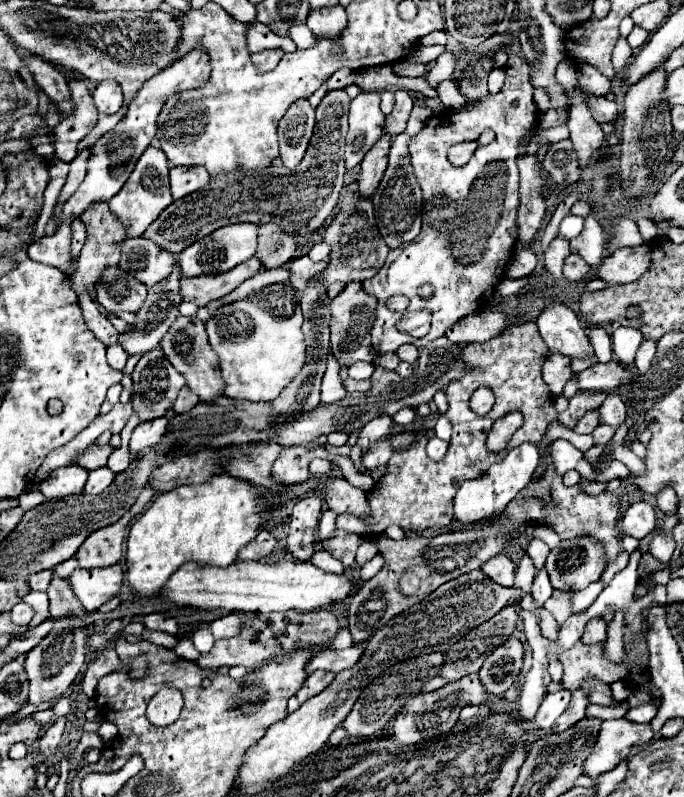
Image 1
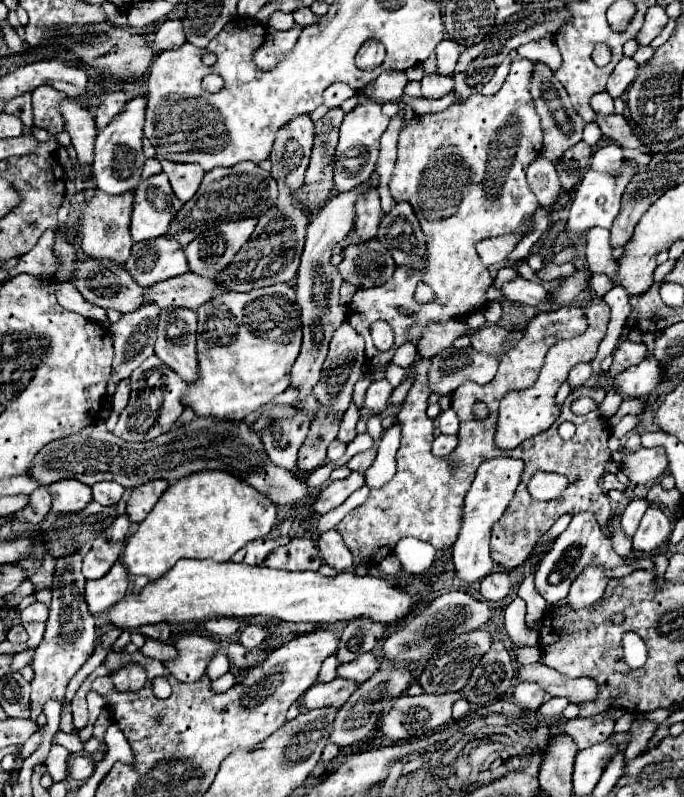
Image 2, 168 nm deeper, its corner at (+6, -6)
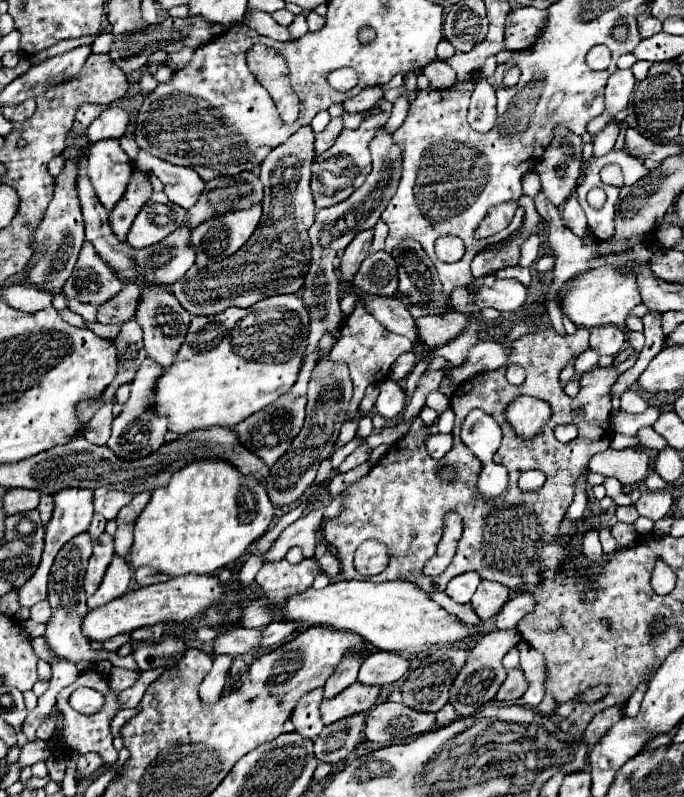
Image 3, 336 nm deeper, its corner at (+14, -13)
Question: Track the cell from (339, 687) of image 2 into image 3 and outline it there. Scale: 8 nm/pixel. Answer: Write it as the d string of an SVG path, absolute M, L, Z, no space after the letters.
M354 683L350 685L350 689L338 693L338 697L324 699L320 705L320 717L324 725L330 725L342 717L370 709L378 697L380 697L380 687Z

